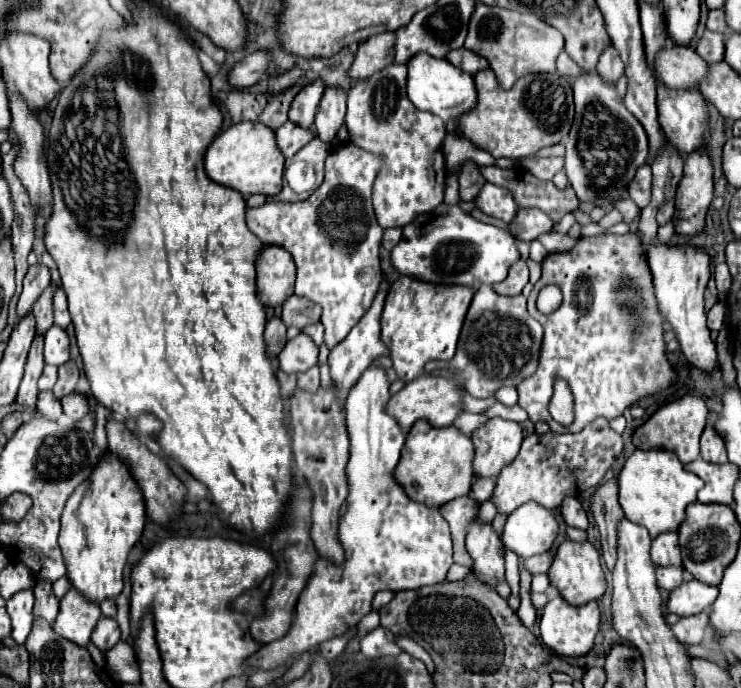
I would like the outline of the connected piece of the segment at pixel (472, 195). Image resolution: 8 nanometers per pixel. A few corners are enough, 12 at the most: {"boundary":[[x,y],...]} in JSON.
{"boundary":[[465,162],[459,178],[463,202],[475,202],[485,186],[475,162]]}

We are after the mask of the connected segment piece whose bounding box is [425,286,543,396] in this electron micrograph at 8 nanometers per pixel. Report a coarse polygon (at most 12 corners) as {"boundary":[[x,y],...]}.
{"boundary":[[481,286],[457,354],[469,394],[491,396],[537,368],[543,328],[527,298]]}

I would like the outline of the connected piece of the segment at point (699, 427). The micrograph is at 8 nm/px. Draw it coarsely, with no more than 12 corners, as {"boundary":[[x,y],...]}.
{"boundary":[[685,394],[661,406],[633,434],[637,448],[699,458],[707,406]]}

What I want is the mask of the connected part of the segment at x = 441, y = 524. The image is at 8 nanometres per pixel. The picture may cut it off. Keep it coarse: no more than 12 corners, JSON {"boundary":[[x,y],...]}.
{"boundary":[[383,368],[345,402],[345,562],[317,558],[277,670],[343,636],[379,590],[439,584],[453,564],[439,508],[393,476],[405,434]]}

